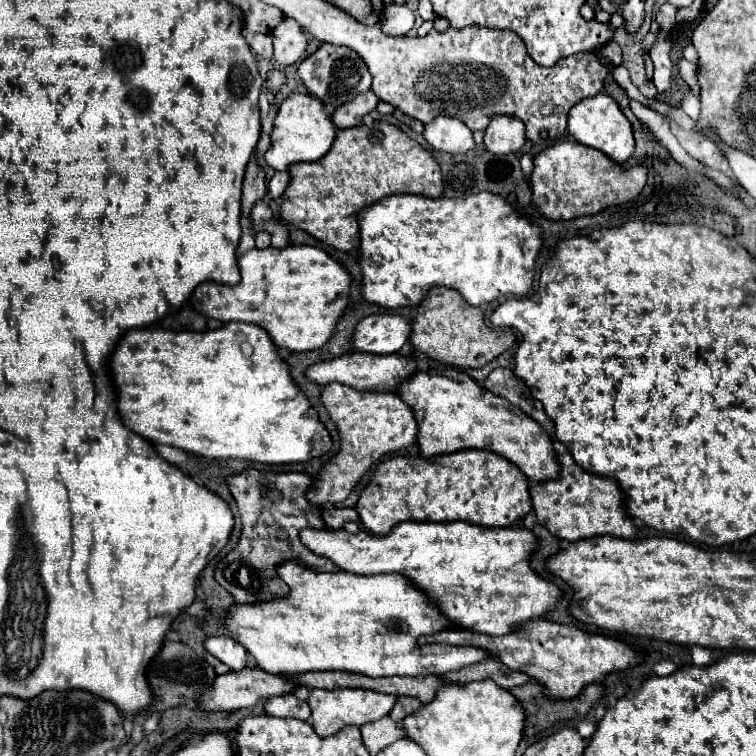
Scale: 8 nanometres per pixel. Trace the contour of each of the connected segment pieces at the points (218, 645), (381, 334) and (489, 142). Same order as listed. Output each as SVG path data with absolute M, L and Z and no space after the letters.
M208 637L204 645L206 645L208 653L218 657L232 671L242 671L246 667L246 653L248 651L232 637Z
M398 313L370 315L358 323L352 343L358 351L364 353L378 353L378 355L396 353L408 341L410 327L412 323Z
M498 115L484 131L484 145L490 153L518 153L526 143L526 125L514 115Z

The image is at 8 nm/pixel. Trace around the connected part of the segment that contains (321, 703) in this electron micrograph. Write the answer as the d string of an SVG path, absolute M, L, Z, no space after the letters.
M312 689L310 691L310 699L308 705L312 709L312 717L310 717L310 725L314 727L314 731L320 737L330 737L336 731L342 731L346 725L364 725L370 721L378 721L382 717L386 717L392 707L396 703L394 695L384 695L384 693L376 693L376 691L368 691L368 689Z

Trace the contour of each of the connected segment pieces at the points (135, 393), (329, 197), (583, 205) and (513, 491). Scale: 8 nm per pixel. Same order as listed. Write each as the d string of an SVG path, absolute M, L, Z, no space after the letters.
M232 321L220 329L204 331L204 333L192 333L192 331L174 333L174 331L166 331L166 329L156 329L156 327L132 329L120 339L118 347L114 349L114 353L110 357L110 369L112 369L112 377L114 377L114 387L118 391L118 411L120 411L124 425L128 429L132 429L134 433L150 439L152 443L178 447L182 451L196 453L196 455L202 455L208 459L246 459L246 461L258 461L262 465L302 463L302 461L320 457L332 449L330 431L320 421L316 409L310 405L304 391L294 383L294 379L290 375L290 367L278 353L278 347L274 347L274 341L270 339L270 335L266 335L266 331L262 331L260 327L254 327L252 323Z
M376 121L376 125L358 125L354 129L342 129L338 131L332 149L314 163L296 163L290 167L292 181L288 189L284 191L284 203L280 205L280 215L288 223L300 223L296 227L304 229L318 241L324 241L326 245L338 249L338 251L352 251L360 247L358 237L358 213L380 201L382 197L394 195L394 193L420 193L426 197L440 197L444 191L442 185L442 171L438 161L416 141L412 141L404 131L400 131L396 125L390 125L386 121Z
M558 141L534 157L532 173L532 203L534 207L554 219L568 221L582 215L600 213L604 207L634 201L644 189L648 169L644 165L622 167L606 157L602 151L580 145L576 141Z
M464 449L430 459L396 455L382 461L372 475L368 487L362 491L356 511L362 523L374 535L384 537L400 521L466 521L482 527L510 527L520 521L528 511L532 511L532 499L528 479L514 463L490 451Z

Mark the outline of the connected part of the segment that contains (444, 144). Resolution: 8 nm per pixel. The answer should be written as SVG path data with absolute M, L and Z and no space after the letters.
M438 115L426 125L424 137L434 149L446 153L466 153L474 147L472 131L460 119L446 115Z

